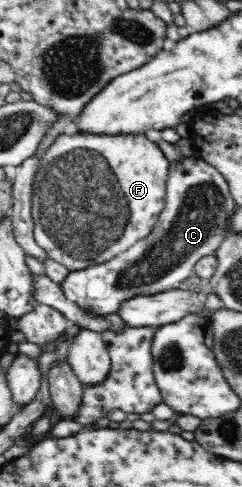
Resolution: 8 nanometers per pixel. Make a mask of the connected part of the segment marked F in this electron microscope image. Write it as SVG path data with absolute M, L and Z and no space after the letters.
M76 131L59 133L54 141L43 151L39 157L38 167L34 172L31 195L31 216L33 217L33 236L36 243L46 252L48 258L57 261L67 267L69 272L78 271L88 266L106 263L113 257L128 251L136 242L141 241L152 233L152 229L158 223L158 217L166 205L166 181L170 175L170 161L164 156L164 152L158 142L151 141L145 133L96 133L92 131Z

